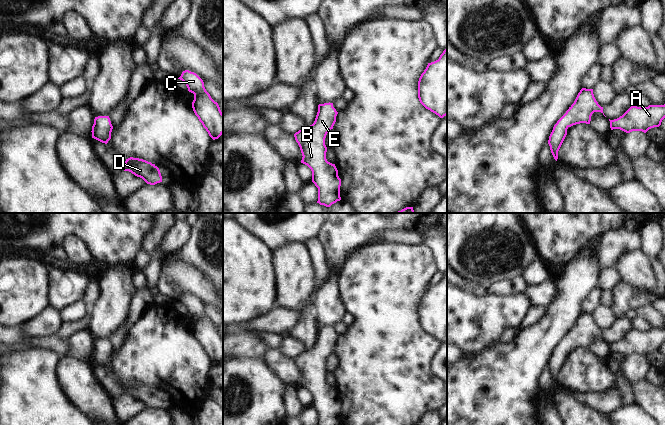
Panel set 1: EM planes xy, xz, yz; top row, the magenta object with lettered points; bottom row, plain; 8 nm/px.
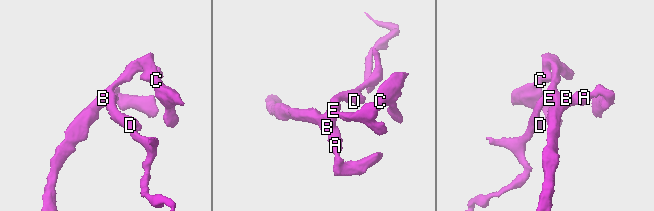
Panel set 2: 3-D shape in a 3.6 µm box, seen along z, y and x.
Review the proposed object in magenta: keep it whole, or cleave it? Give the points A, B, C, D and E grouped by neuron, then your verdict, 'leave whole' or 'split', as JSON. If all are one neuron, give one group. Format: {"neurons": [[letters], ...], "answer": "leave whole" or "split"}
{"neurons": [["A", "B", "C", "D", "E"]], "answer": "leave whole"}

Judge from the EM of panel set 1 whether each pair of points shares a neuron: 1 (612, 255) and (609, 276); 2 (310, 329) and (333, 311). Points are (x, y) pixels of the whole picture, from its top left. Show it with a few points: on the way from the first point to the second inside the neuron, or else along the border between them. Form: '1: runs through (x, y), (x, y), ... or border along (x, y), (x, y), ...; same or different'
1: border along (614, 266), (606, 266), (601, 270); different
2: border along (312, 301), (318, 328); different

